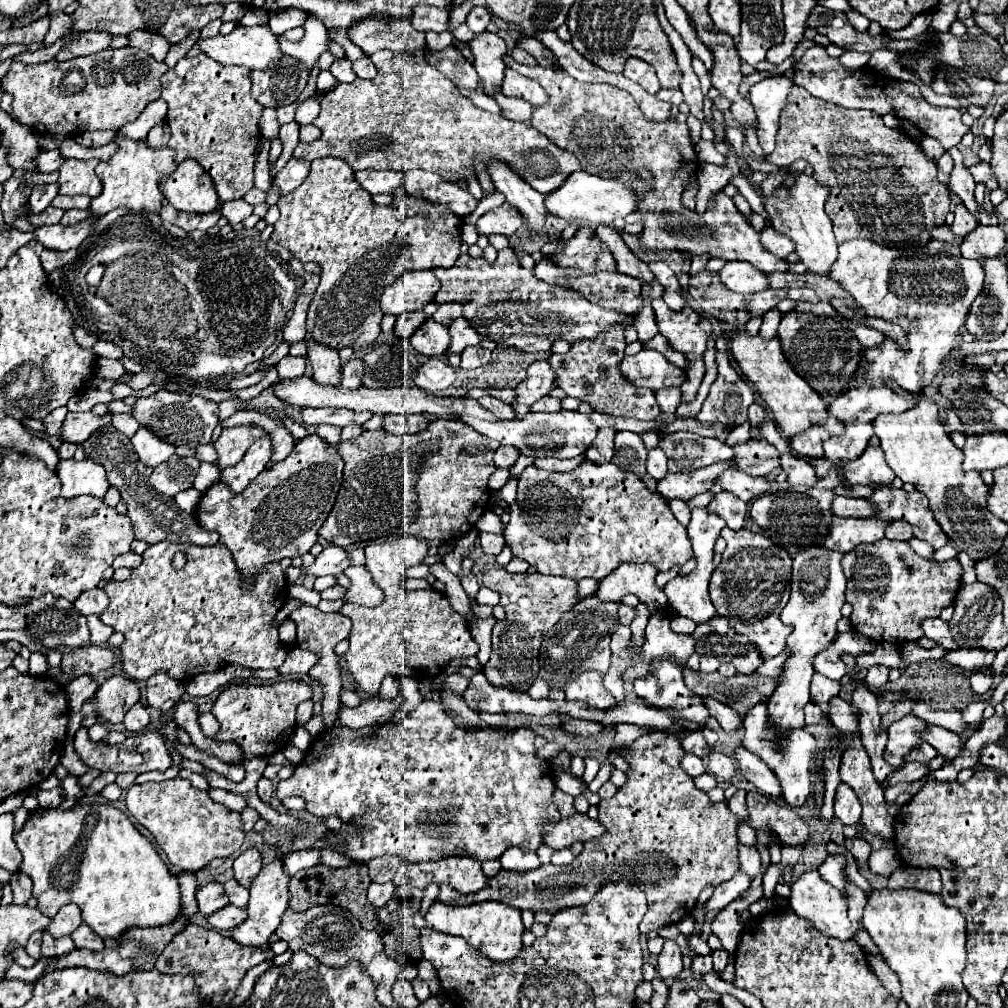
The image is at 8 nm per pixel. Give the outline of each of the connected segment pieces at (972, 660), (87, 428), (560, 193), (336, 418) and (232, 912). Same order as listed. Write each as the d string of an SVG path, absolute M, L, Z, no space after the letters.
M975 648L949 650L943 656L945 662L949 660L949 664L959 666L959 668L969 670L969 672L979 672L979 670L991 668L993 658L995 658L995 652L981 652L981 648L979 650L975 650Z
M67 412L65 420L61 424L59 440L81 444L81 442L85 442L85 436L89 436L91 432L97 432L105 424L111 424L111 414L95 416L93 412L77 412L77 414Z
M577 170L573 174L569 174L557 190L553 190L545 196L545 208L549 214L553 214L565 222L573 224L573 220L575 220L579 226L597 228L601 224L609 226L615 218L625 218L627 214L635 212L637 198L635 198L635 192L631 188L627 188L625 184Z
M303 408L301 418L307 424L331 424L331 426L349 426L357 424L363 426L369 418L371 412L353 412L347 408Z
M233 904L217 910L213 916L207 918L207 922L215 928L215 930L233 930L235 926L239 926L241 922L245 922L247 910L245 908L237 908Z

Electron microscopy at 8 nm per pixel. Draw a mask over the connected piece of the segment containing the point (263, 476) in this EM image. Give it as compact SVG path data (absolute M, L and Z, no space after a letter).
M317 434L295 442L293 452L283 462L265 468L241 494L233 496L225 484L213 484L201 498L195 518L201 528L219 532L237 568L245 578L259 574L263 564L281 558L295 558L315 544L317 530L327 520L343 480L343 460L335 446Z

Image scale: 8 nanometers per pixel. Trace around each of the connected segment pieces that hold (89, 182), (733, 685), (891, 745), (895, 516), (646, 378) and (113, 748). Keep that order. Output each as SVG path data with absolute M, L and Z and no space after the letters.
M69 158L59 168L59 194L85 194L85 196L99 196L101 182L95 176L95 166L99 164L97 158L91 160L75 160Z
M683 668L683 672L685 672L685 684L689 684L691 692L695 692L701 698L713 696L719 702L735 708L739 714L749 712L749 708L753 704L757 704L757 700L761 700L761 696L769 698L773 688L777 686L777 680L767 682L755 674L723 678L719 672L713 672L713 674L695 672L693 674L687 668Z
M913 714L891 724L887 730L885 760L893 768L901 766L905 762L905 756L923 742L925 730L927 730L927 722L919 716L913 716Z
M877 486L875 494L869 496L871 504L877 506L877 516L885 516L889 520L905 520L913 524L913 534L919 540L925 540L935 550L943 548L949 538L941 530L935 520L933 510L929 508L929 500L919 490L905 492L893 486Z
M643 348L635 356L621 360L621 372L635 388L647 388L651 392L663 388L679 388L687 380L687 372L667 362L657 350Z
M151 726L143 732L131 734L127 736L127 740L123 744L105 744L105 742L93 742L87 736L87 728L79 728L75 734L75 752L81 758L83 764L87 764L89 768L101 770L101 772L151 772L151 770L159 770L165 772L171 764L173 758L169 754L167 742L165 742L165 728L163 726Z

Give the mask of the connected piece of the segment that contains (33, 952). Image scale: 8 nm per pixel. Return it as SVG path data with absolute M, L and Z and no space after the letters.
M33 932L31 938L29 938L29 942L27 942L27 948L25 950L27 950L29 956L33 956L35 960L39 960L41 958L39 948L41 948L41 932Z

